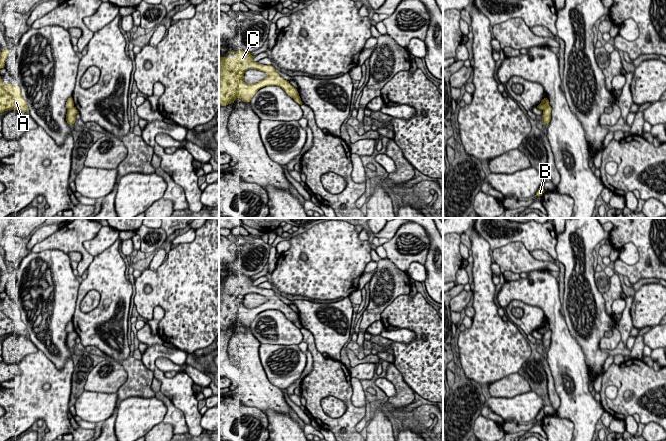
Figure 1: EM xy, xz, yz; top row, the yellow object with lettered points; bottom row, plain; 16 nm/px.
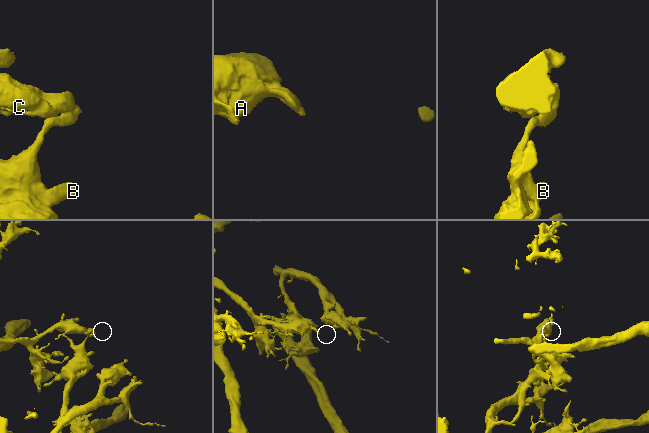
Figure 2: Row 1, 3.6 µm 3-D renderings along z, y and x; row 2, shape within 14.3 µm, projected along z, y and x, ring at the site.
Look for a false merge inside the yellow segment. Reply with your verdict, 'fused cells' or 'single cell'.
fused cells

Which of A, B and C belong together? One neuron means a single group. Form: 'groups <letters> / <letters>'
groups A C / B

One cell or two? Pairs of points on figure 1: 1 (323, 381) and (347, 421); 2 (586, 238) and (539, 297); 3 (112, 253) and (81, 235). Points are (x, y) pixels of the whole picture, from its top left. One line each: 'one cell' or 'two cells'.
1: one cell
2: two cells
3: two cells

